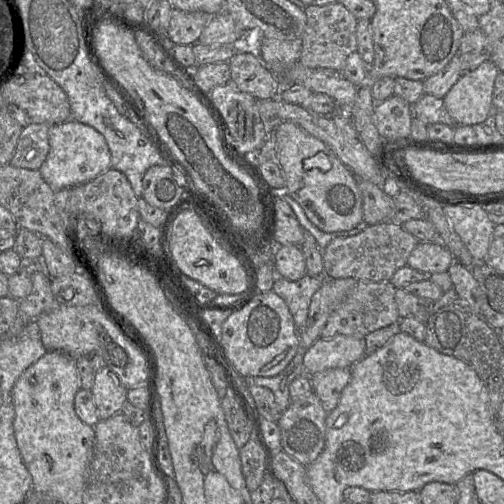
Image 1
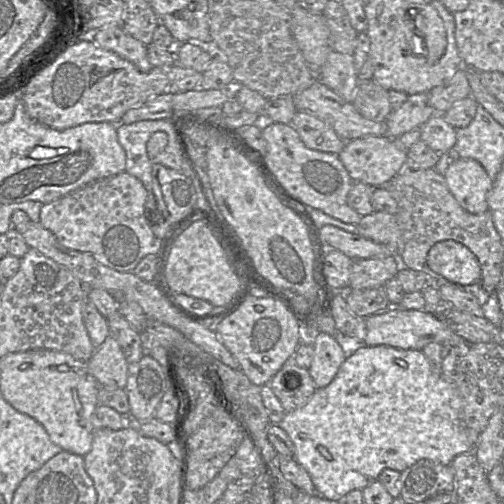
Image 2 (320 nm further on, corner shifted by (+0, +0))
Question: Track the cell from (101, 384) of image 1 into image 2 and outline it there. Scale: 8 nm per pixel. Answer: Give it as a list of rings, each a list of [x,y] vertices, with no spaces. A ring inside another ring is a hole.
[[[110,335],[95,349],[88,361],[88,368],[99,386],[110,389],[125,389],[128,365],[121,347]]]

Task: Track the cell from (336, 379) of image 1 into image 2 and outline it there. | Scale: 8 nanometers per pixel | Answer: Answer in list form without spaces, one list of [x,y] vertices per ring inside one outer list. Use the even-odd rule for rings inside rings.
[[[319,332],[313,343],[314,355],[308,372],[315,389],[324,388],[334,379],[346,355],[335,336]]]

